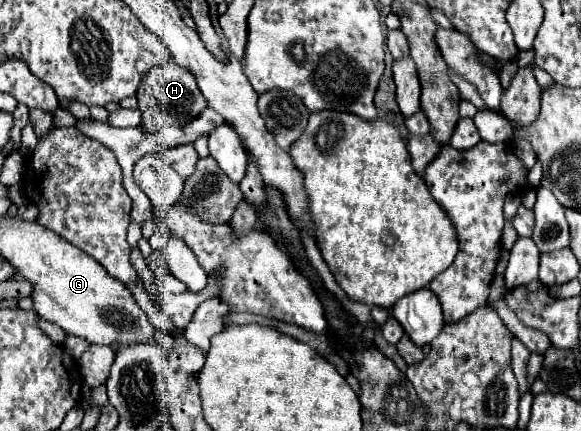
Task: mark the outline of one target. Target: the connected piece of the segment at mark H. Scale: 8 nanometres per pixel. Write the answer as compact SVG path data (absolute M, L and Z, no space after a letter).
M175 63L153 67L151 73L147 73L147 77L143 77L139 85L137 101L139 101L139 111L143 115L141 125L149 133L155 133L171 125L183 127L187 125L187 121L193 121L207 107L207 101L195 83L195 75L185 69L179 69Z

